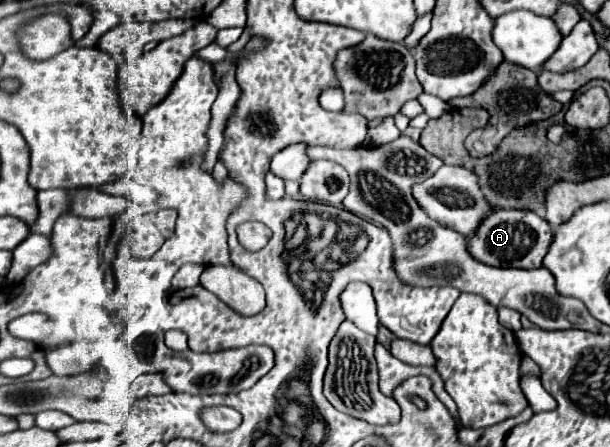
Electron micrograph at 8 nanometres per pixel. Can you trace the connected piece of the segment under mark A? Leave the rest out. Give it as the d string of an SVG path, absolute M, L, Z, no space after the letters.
M500 209L500 211L490 211L478 225L476 233L468 235L468 251L472 253L474 259L492 267L536 269L542 265L550 241L552 241L552 231L548 221L538 217L534 211Z

